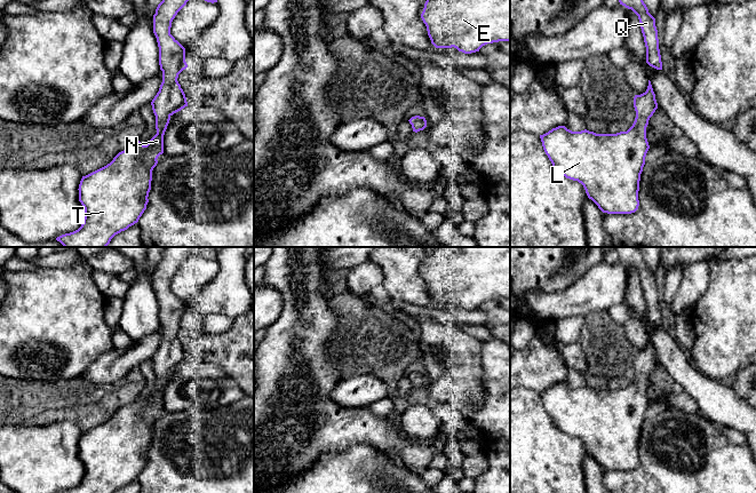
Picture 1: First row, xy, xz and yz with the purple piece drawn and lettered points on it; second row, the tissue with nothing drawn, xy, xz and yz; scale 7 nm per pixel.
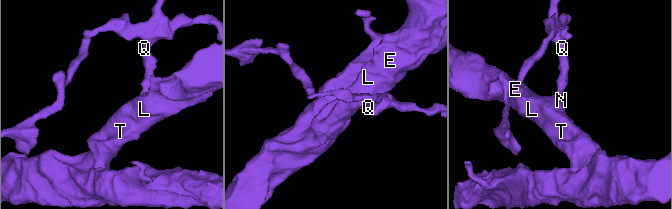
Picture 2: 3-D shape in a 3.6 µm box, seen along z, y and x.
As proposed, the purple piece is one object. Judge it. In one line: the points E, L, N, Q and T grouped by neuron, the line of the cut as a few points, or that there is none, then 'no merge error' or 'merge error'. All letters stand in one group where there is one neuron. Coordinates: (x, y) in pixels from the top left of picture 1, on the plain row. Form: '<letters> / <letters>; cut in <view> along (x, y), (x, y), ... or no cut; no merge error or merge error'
E L N Q T; no cut; no merge error

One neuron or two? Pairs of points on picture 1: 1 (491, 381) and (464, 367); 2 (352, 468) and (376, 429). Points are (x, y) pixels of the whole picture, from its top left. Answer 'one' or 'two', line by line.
1: two
2: two

